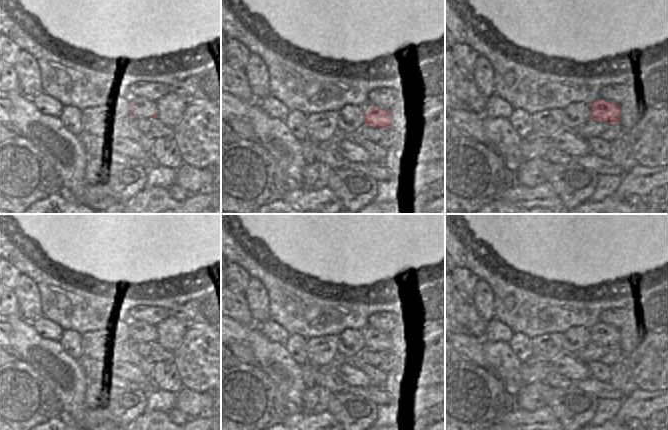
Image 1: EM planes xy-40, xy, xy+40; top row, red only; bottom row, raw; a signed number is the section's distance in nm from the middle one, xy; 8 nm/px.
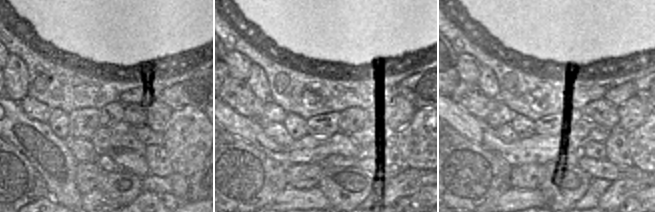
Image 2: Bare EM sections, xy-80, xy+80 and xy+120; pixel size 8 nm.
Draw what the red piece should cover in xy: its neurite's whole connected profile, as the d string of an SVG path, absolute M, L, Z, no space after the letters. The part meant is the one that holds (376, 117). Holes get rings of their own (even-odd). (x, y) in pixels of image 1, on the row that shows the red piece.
M345 106L338 112L338 130L343 132L353 132L363 124L375 128L385 128L392 125L390 113L377 106L368 109L366 115L359 106Z

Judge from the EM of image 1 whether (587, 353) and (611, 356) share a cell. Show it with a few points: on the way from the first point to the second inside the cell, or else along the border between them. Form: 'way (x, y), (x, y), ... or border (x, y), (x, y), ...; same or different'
way (593, 353), (605, 355); same

